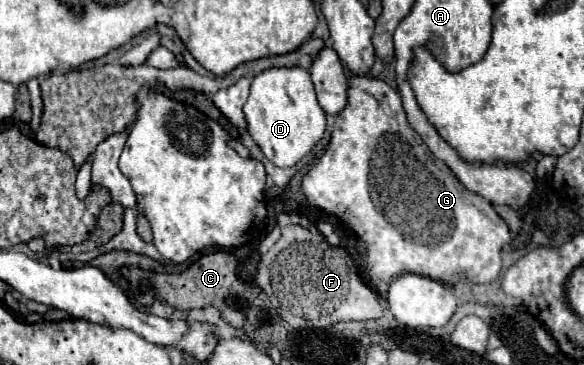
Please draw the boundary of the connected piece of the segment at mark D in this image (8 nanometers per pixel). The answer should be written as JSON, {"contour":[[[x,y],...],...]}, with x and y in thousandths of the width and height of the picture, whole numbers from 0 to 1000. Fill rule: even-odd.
{"contour":[[[466,184],[449,200],[442,200],[428,238],[428,266],[418,282],[418,321],[425,337],[425,364],[445,397],[449,419],[476,458],[500,458],[507,452],[531,408],[551,381],[551,364],[558,353],[558,321],[551,293],[541,277],[538,233],[531,222],[531,200],[517,184]]]}

